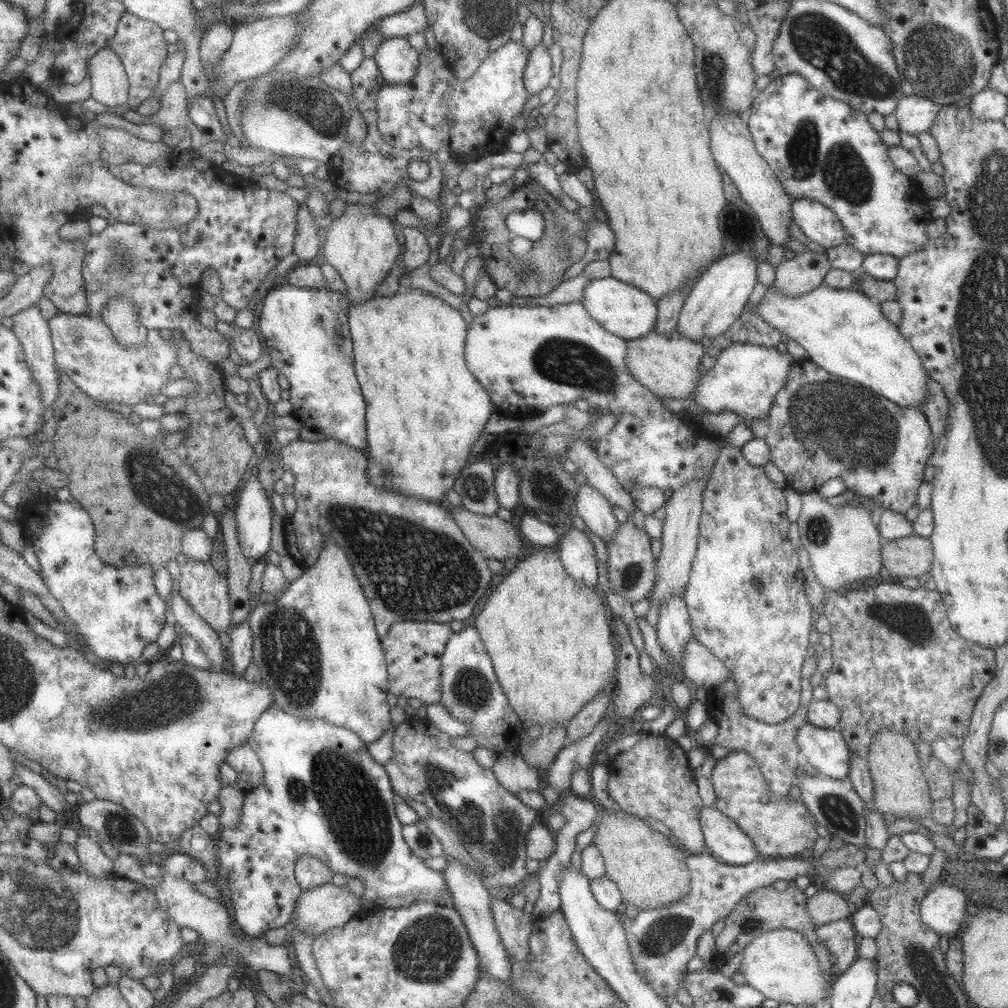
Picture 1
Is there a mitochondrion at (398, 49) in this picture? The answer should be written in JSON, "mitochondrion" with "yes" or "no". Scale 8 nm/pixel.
{"mitochondrion":"no"}

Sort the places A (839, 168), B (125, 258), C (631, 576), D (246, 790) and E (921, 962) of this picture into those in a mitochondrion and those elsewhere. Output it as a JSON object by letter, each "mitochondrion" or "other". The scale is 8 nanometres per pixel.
{"A":"mitochondrion","B":"mitochondrion","C":"mitochondrion","D":"other","E":"mitochondrion"}

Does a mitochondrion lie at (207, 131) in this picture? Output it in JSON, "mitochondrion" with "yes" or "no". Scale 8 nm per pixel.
{"mitochondrion":"no"}

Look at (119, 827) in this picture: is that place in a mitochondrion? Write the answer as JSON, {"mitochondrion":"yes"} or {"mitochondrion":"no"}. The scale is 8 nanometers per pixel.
{"mitochondrion":"yes"}

